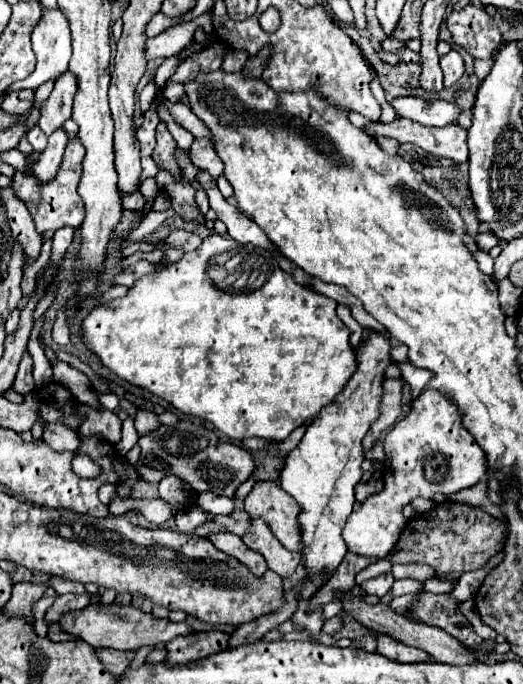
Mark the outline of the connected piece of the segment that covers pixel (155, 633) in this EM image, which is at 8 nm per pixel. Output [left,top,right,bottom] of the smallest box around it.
[60,604,192,650]

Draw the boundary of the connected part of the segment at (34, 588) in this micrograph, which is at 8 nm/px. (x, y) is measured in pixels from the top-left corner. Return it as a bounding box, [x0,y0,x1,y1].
[2,584,44,624]

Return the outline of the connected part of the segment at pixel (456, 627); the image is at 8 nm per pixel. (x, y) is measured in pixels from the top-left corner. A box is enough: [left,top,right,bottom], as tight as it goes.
[410,594,482,650]

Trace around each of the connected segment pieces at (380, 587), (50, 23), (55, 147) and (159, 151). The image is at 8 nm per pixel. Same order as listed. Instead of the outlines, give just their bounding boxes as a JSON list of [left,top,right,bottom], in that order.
[[360,572,394,598],[2,6,72,96],[36,128,68,180],[152,122,180,172]]

